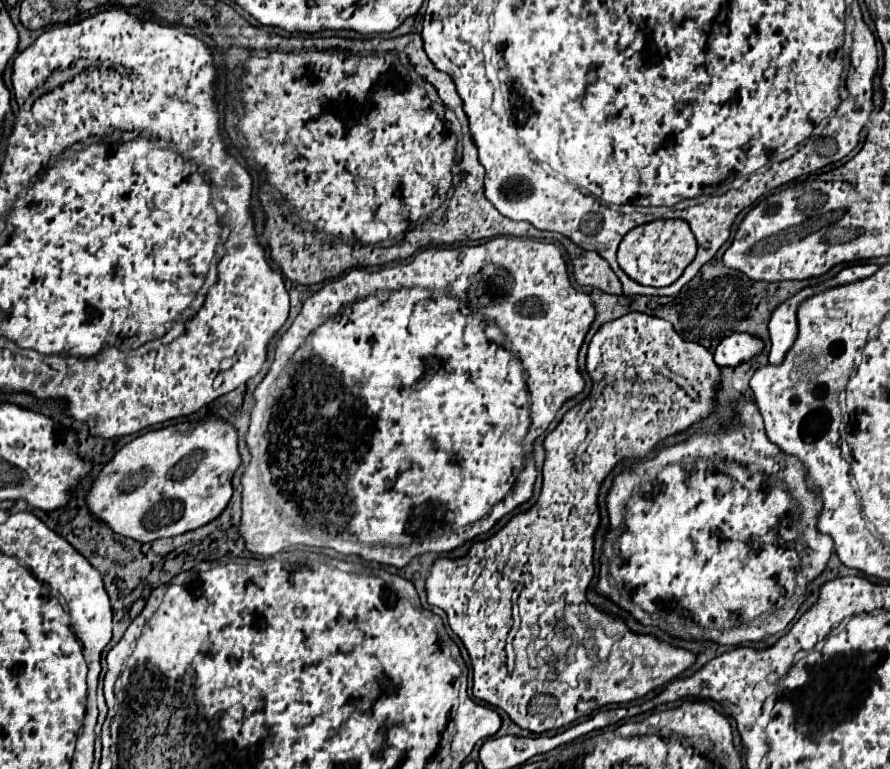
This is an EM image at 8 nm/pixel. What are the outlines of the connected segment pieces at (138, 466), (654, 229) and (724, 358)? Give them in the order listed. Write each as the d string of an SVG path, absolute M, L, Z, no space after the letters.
M209 417L199 423L175 423L165 429L139 435L121 447L93 479L85 505L95 519L121 537L129 537L139 543L175 537L207 525L227 507L233 495L231 477L239 463L241 457L237 451L237 431L229 423L223 423L219 417Z
M657 219L631 229L617 251L619 267L637 283L649 287L667 287L681 277L685 267L695 259L697 243L691 235L691 227L683 219Z
M735 333L725 337L715 349L715 363L719 367L737 367L743 361L753 359L763 349L763 343L747 333Z

